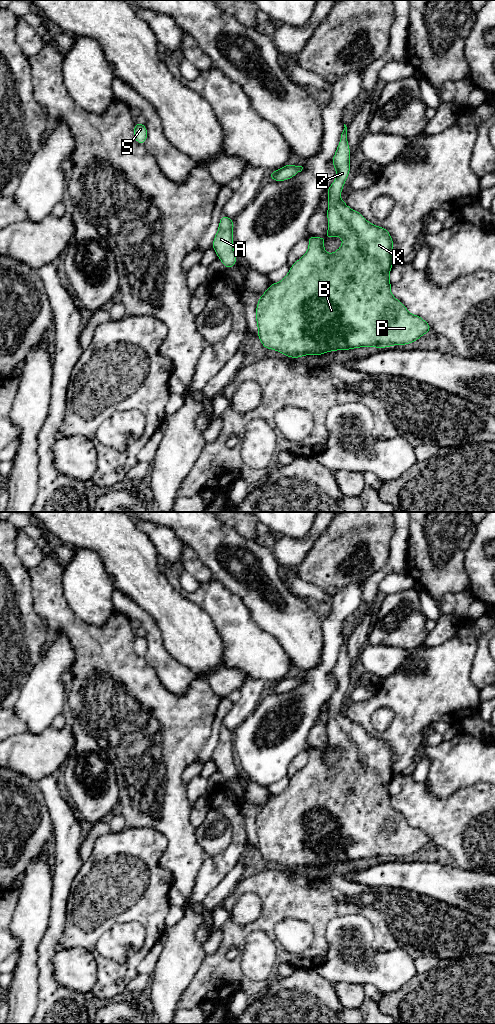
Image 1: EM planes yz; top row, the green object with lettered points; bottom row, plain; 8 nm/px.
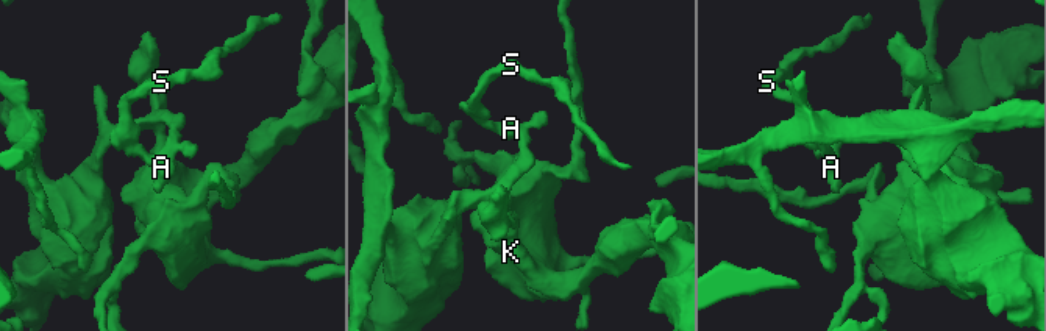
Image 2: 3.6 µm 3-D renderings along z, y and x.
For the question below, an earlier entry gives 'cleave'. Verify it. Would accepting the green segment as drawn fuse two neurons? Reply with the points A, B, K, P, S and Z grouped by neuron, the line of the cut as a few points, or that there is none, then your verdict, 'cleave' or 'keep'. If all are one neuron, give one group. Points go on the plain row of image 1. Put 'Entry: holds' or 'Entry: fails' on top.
Entry: fails
groups A B K P S Z; cut none; keep

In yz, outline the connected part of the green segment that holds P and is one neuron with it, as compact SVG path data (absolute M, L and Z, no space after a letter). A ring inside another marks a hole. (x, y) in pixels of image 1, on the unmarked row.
M344 636L344 642L340 649L340 654L338 656L338 660L336 662L335 667L333 668L331 674L334 677L334 680L337 684L337 690L335 693L329 698L327 702L328 706L328 722L327 722L327 730L328 730L328 744L326 745L324 750L316 749L309 747L307 750L309 752L309 759L306 766L298 771L292 778L290 778L290 782L286 789L278 794L272 795L265 805L259 809L259 813L256 818L256 834L258 838L258 850L261 853L263 859L265 861L274 861L282 866L285 866L290 870L299 870L304 869L307 866L313 866L315 868L319 868L321 866L336 863L336 862L350 862L354 860L360 859L369 859L373 858L377 860L386 860L393 857L407 857L409 855L415 854L422 847L432 842L432 839L420 828L410 826L404 816L397 812L391 806L391 794L389 792L389 785L394 776L393 772L393 752L392 748L389 746L388 742L384 739L375 738L369 735L363 727L349 720L344 713L340 711L342 700L345 696L345 693L350 685L350 660L347 653L347 639ZM334 748L340 748L343 752L342 758L332 766L327 766L324 762L324 752L326 750L332 750Z

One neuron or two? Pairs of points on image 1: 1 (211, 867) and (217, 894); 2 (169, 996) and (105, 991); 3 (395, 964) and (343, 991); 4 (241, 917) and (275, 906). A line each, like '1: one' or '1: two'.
1: two
2: two
3: two
4: two

